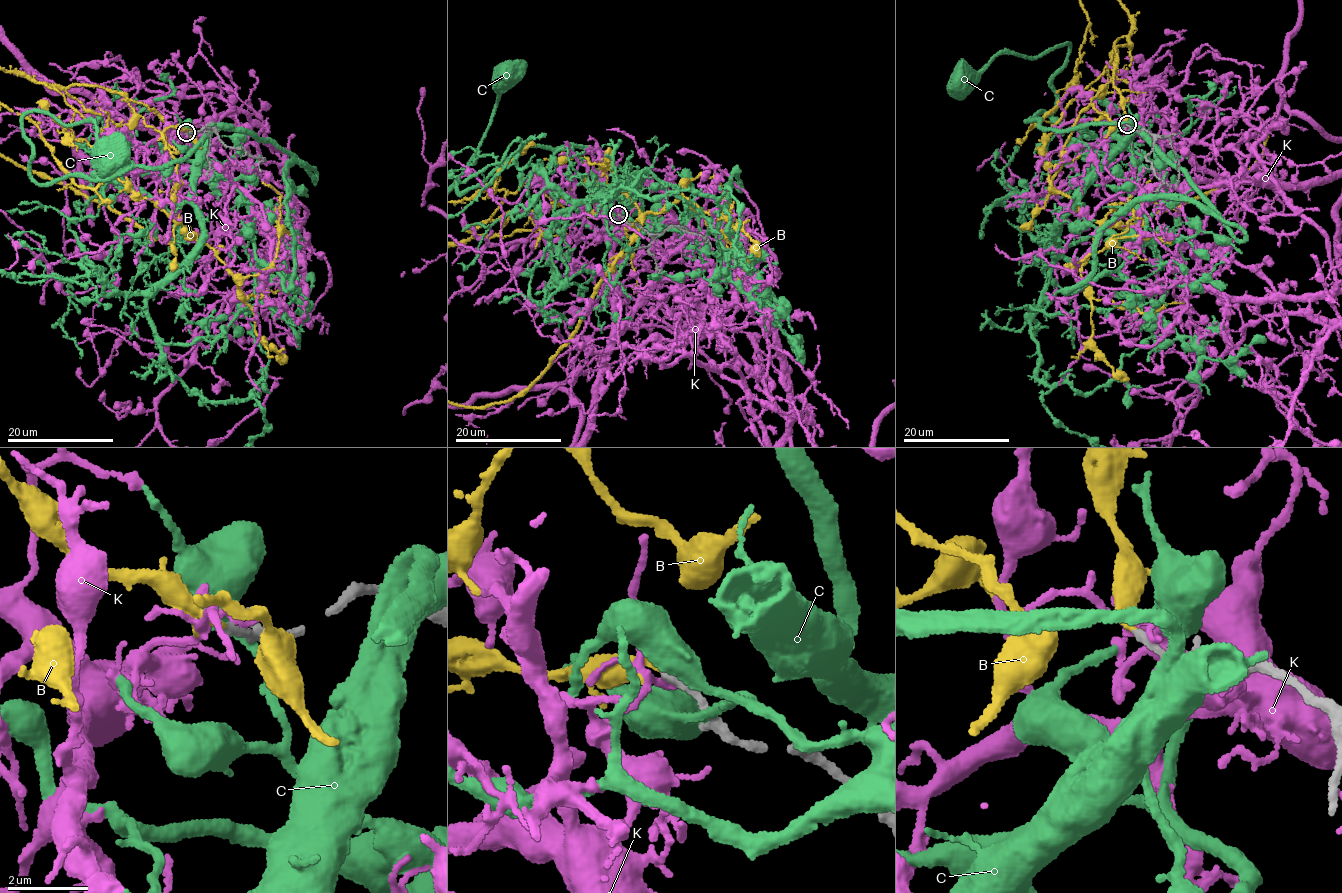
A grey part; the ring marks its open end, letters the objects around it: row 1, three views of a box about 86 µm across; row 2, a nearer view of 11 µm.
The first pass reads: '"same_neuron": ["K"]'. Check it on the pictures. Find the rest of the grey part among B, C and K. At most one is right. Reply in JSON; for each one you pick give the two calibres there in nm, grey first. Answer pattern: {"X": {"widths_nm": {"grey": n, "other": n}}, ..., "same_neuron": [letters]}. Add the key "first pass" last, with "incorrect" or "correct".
{"B": {"widths_nm": {"grey": 180, "other": 140}}, "same_neuron": ["B"], "first pass": "incorrect"}

